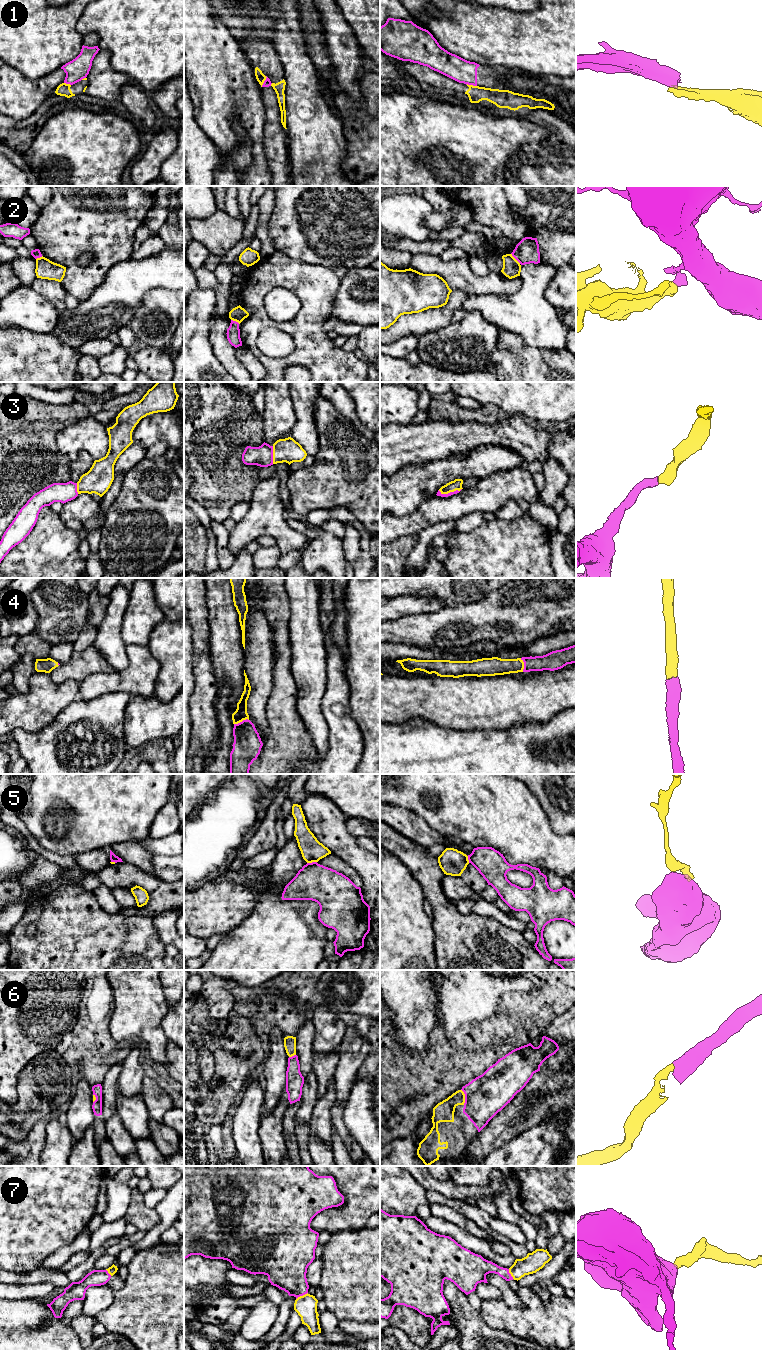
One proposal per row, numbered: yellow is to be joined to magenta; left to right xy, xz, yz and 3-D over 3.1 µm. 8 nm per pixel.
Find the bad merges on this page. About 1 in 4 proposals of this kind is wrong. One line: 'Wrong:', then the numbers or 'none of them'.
Wrong: 1, 2, 5

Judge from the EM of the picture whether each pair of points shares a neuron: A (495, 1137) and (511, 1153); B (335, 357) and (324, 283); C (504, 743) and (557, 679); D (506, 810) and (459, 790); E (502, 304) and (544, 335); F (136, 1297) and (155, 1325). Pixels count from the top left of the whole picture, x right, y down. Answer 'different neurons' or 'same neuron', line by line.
A: different neurons
B: same neuron
C: different neurons
D: same neuron
E: same neuron
F: same neuron

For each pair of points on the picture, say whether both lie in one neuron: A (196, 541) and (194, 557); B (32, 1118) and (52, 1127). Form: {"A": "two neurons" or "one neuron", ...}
{"A": "one neuron", "B": "two neurons"}

